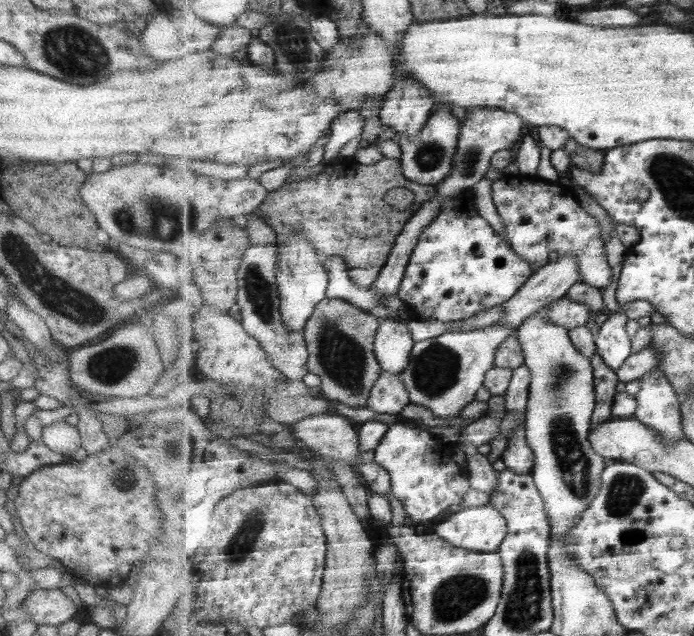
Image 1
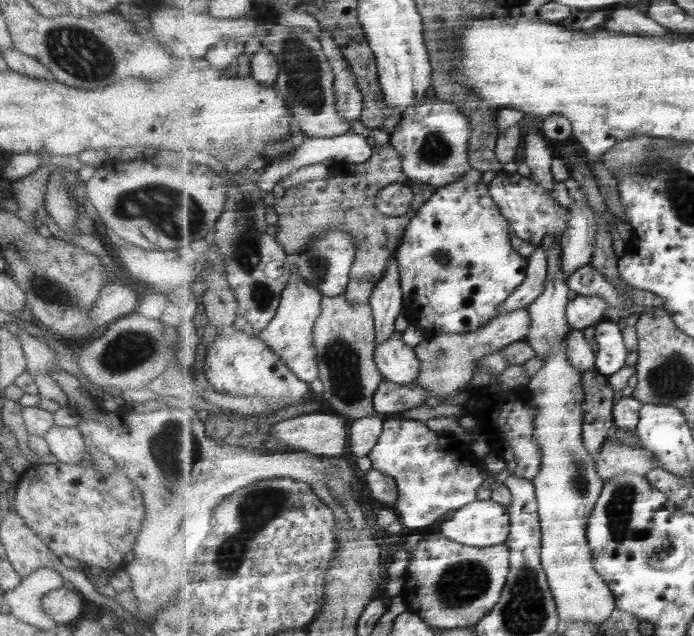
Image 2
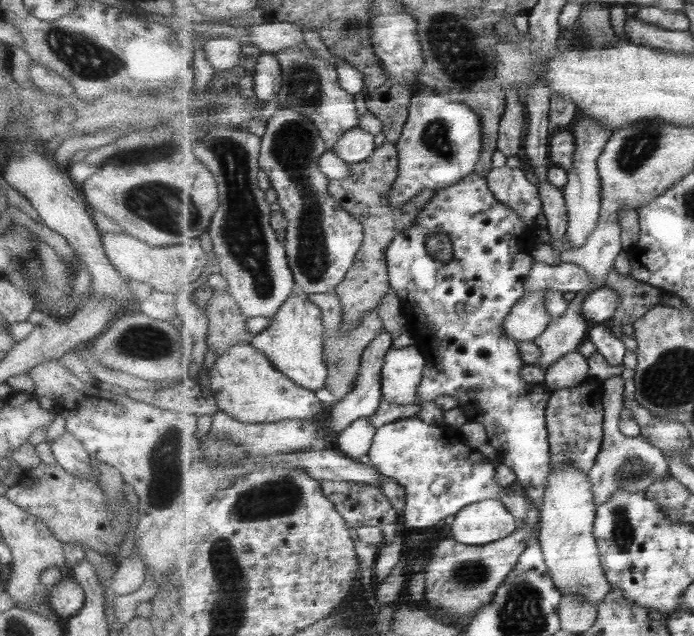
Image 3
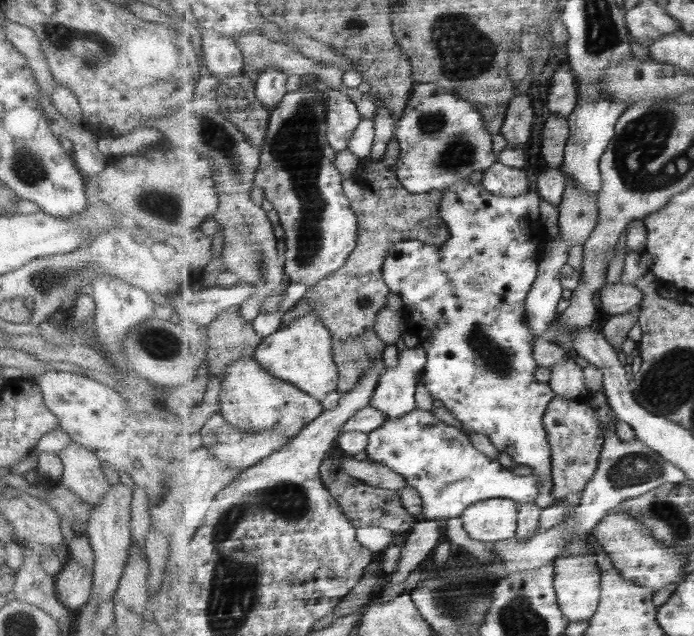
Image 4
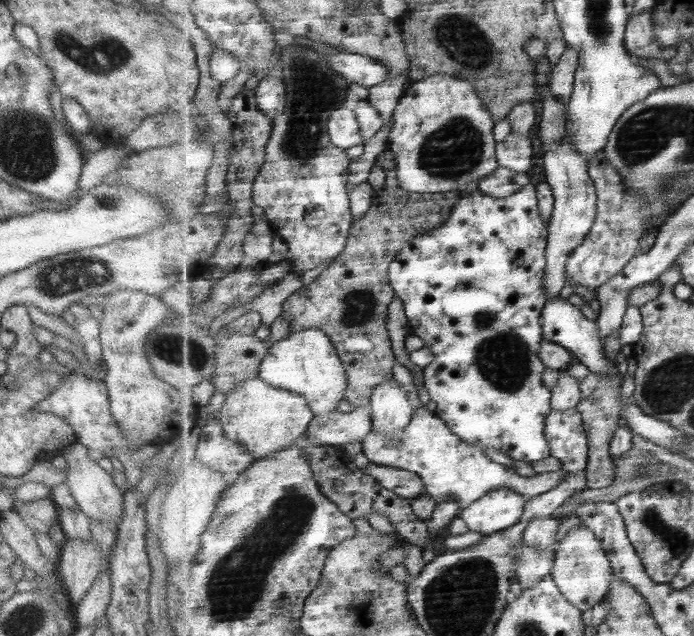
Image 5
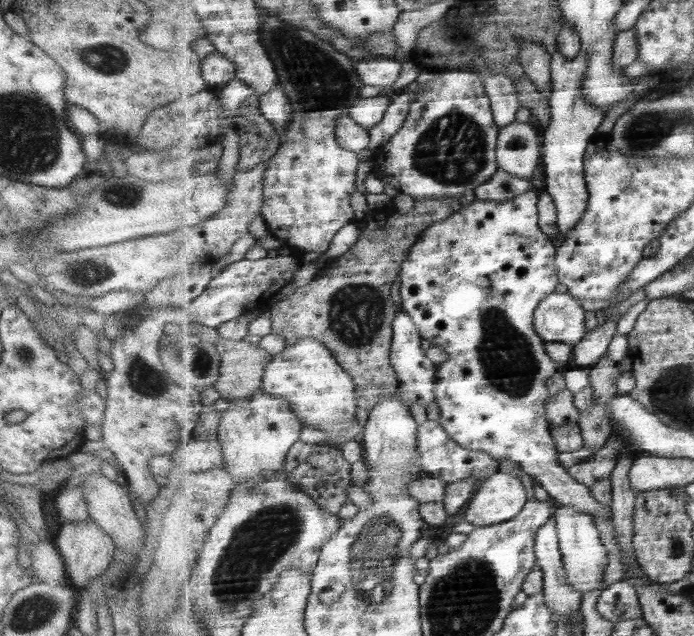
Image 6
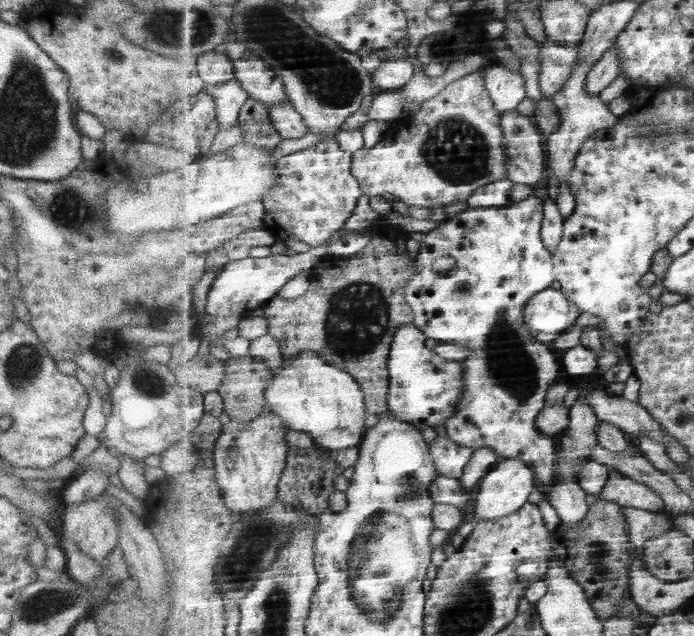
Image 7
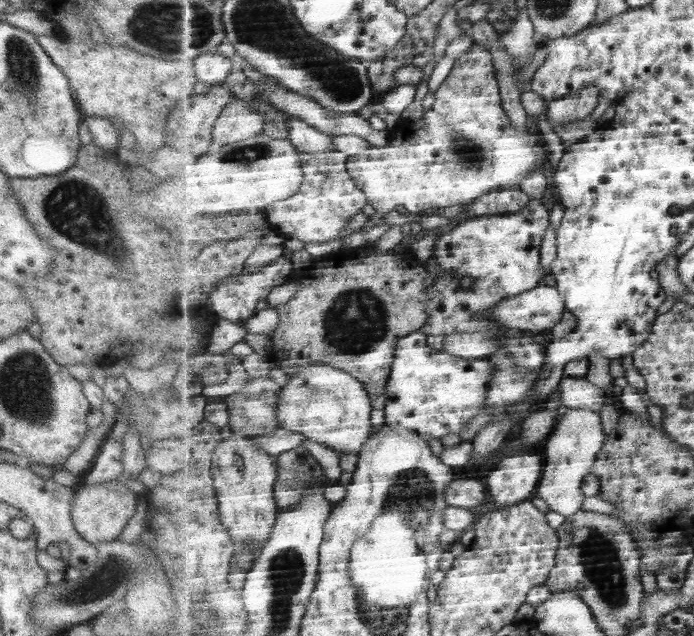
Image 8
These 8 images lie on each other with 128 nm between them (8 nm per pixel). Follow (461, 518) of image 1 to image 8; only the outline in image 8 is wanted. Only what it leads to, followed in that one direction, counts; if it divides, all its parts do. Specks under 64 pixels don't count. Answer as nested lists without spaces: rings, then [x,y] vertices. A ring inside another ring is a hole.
[[[530,451],[508,456],[484,477],[488,486],[489,502],[507,508],[529,501],[540,485],[545,460]]]

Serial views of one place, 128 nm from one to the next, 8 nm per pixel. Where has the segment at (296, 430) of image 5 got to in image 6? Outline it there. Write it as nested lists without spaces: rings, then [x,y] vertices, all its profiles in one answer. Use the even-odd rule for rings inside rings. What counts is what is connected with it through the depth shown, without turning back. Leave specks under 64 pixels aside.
[[[263,388],[247,403],[222,405],[218,439],[222,446],[224,469],[232,474],[236,485],[279,472],[284,468],[292,446],[300,440],[303,427],[287,401],[267,394]]]

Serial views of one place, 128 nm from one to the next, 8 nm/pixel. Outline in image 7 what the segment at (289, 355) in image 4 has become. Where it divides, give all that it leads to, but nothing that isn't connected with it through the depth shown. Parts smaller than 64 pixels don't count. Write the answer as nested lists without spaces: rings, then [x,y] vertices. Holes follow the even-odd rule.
[[[305,351],[300,354],[300,356],[295,356],[293,360],[289,362],[284,362],[282,366],[282,371],[279,374],[274,375],[274,379],[272,383],[268,387],[267,390],[267,402],[270,405],[270,408],[277,417],[283,419],[283,422],[288,426],[289,429],[305,431],[309,436],[313,437],[314,442],[318,447],[331,451],[336,450],[345,450],[351,448],[352,446],[359,447],[362,441],[364,440],[364,436],[367,433],[367,428],[365,426],[365,420],[367,420],[367,407],[365,406],[366,394],[360,383],[357,382],[357,379],[349,374],[346,370],[343,370],[341,367],[333,366],[332,364],[325,361],[317,352],[313,351]]]

